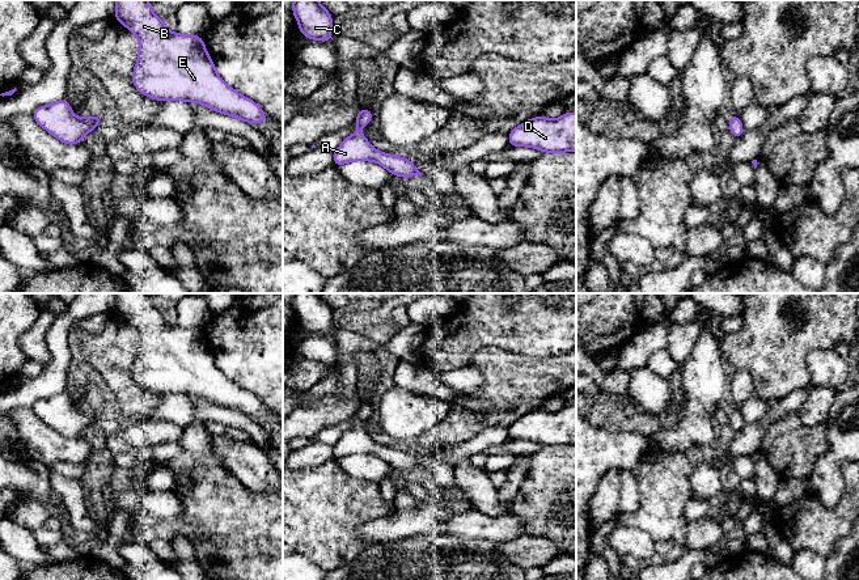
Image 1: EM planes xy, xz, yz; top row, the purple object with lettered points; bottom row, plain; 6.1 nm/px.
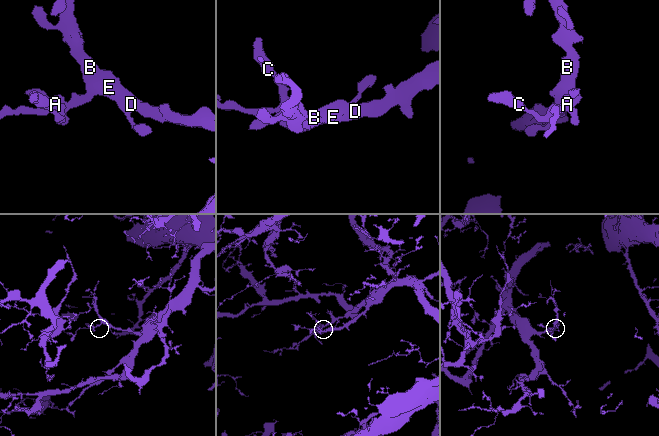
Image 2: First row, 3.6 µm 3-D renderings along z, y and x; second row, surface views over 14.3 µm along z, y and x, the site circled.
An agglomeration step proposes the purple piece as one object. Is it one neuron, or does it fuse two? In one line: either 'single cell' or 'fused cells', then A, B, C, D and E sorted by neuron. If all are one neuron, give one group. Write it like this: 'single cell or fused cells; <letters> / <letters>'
single cell; A B C D E

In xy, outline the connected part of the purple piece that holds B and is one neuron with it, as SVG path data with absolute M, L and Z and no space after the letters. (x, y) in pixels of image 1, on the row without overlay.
M149 293L114 295L114 312L139 333L131 374L141 388L155 394L195 395L249 418L268 414L255 394L219 369L202 330L169 325Z

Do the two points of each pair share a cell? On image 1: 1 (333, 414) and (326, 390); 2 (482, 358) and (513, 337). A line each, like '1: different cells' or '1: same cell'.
1: different cells
2: different cells

